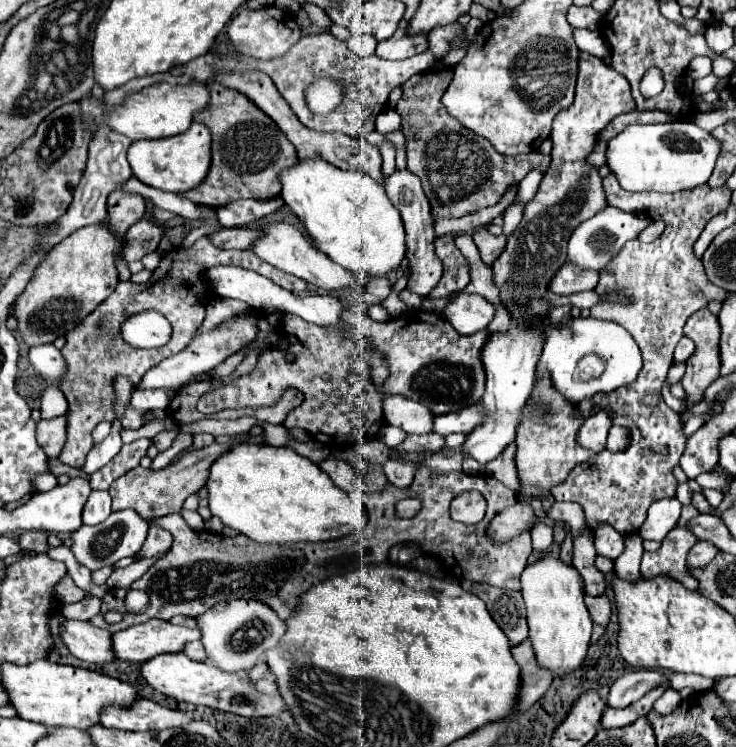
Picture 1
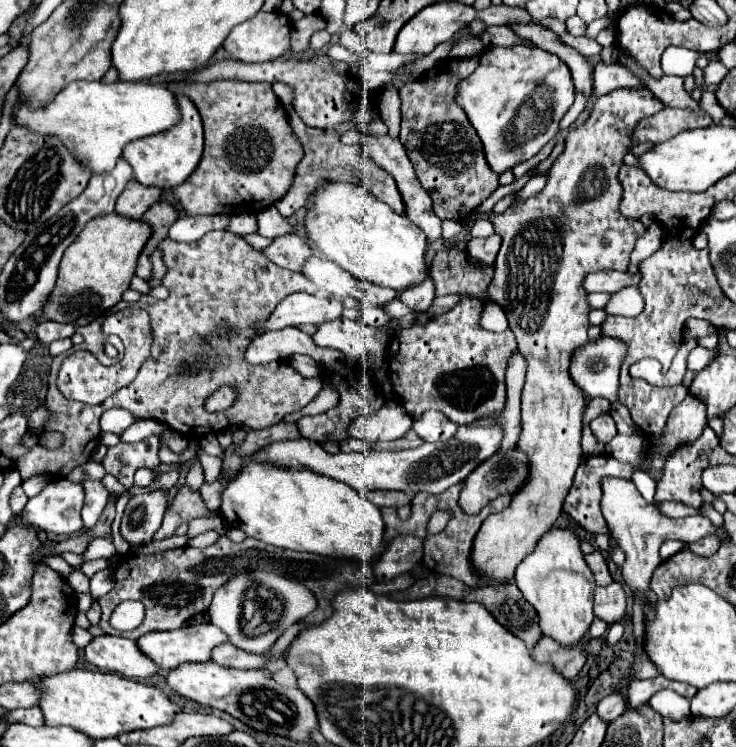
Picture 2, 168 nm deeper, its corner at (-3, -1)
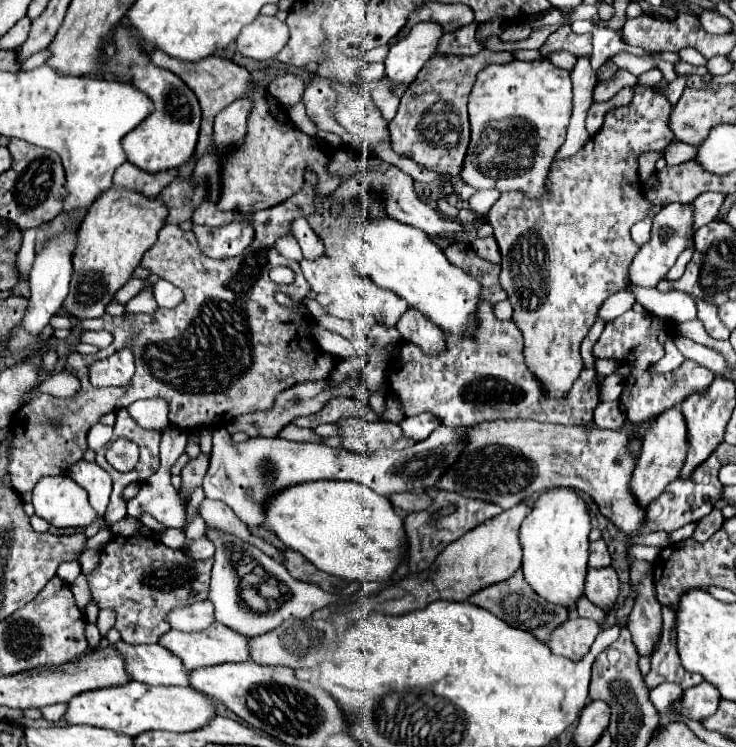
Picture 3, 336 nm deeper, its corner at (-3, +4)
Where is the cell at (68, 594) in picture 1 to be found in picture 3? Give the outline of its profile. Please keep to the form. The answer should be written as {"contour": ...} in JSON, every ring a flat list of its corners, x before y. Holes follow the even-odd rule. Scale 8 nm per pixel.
{"contour":[[112,609,100,611,100,615,98,615,98,629,100,629,102,637,114,627,114,621,116,621,116,613]]}

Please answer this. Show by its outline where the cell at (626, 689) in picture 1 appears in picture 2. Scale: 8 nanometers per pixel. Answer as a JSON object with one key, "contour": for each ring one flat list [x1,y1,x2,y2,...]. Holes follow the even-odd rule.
{"contour":[[612,692,610,696,602,698,596,712,606,720,612,722,614,718,618,718,622,712,626,710,626,696,622,696,620,692]]}

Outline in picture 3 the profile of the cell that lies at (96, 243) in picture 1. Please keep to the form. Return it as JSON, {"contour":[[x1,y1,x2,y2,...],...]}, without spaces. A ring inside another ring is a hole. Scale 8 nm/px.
{"contour":[[110,187,104,195,100,195,100,199,92,203,92,207,88,209,80,225,80,239,72,257,74,273,70,281,70,293,64,301,64,309,76,319,102,317,106,305,114,299,114,293,130,279,132,271,140,265,140,259,144,257,144,253,156,243,158,231,164,227,166,217,168,217,168,207,164,201,160,201,160,197,144,197,124,187]]}

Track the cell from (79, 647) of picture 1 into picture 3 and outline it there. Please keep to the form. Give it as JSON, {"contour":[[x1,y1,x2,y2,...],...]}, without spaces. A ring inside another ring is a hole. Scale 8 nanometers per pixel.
{"contour":[[120,641,118,649,124,655,126,669,132,675,132,679,144,681,148,685,180,685,180,687,188,687,190,685,190,681,188,681,188,675,190,675,188,669,182,665,180,659,176,659,174,653,170,653,162,645,156,643,156,645,136,645,136,647,132,647,130,643]]}

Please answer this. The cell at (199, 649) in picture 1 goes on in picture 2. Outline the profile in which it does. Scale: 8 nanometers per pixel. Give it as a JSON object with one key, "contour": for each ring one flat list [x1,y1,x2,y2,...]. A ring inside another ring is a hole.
{"contour":[[220,644,212,650,212,662,226,668,264,668,266,656,252,656,232,644]]}

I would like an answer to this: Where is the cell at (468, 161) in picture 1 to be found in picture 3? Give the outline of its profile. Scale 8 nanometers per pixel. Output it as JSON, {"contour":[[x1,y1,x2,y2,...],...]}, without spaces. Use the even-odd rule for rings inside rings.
{"contour":[[482,49,472,57,456,57,456,55,434,55,430,63,426,63,412,87,402,95,400,107,390,129,390,143,398,155,404,155,426,169,434,169,440,173,450,173,454,177,460,175,462,159,470,141,470,123,468,123,468,95,476,83,478,71,492,63,510,63,514,55,508,51,490,51]]}

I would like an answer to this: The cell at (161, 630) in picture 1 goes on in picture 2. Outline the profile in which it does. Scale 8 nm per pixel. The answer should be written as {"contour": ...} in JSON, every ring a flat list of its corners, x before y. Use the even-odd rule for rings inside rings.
{"contour":[[192,624,178,630,148,632,136,640,138,648,158,666,160,674,166,674,184,662,208,662,212,648,222,642,228,642,228,638,224,638,224,632,220,632,220,628,216,628,214,624]]}

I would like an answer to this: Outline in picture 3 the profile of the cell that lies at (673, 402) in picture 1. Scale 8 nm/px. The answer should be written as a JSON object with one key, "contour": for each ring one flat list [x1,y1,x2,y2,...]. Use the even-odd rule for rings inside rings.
{"contour":[[666,339,664,349,666,349,666,355,652,367,652,373,668,373,668,371,674,371,682,365,684,357,678,351,678,347,674,345,674,339]]}

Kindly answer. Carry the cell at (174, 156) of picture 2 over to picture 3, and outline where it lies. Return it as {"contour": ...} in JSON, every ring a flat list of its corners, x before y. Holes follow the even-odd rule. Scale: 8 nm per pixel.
{"contour":[[118,25,114,29,114,43,116,43,116,55,104,61,104,71,116,77,118,81,128,81,130,85,146,93,154,103,154,111,122,139,122,149,126,151,128,161,152,173,180,167,192,157,198,141,200,105,194,91,172,71,152,65,150,59,142,53,138,37,132,33,130,27]]}

